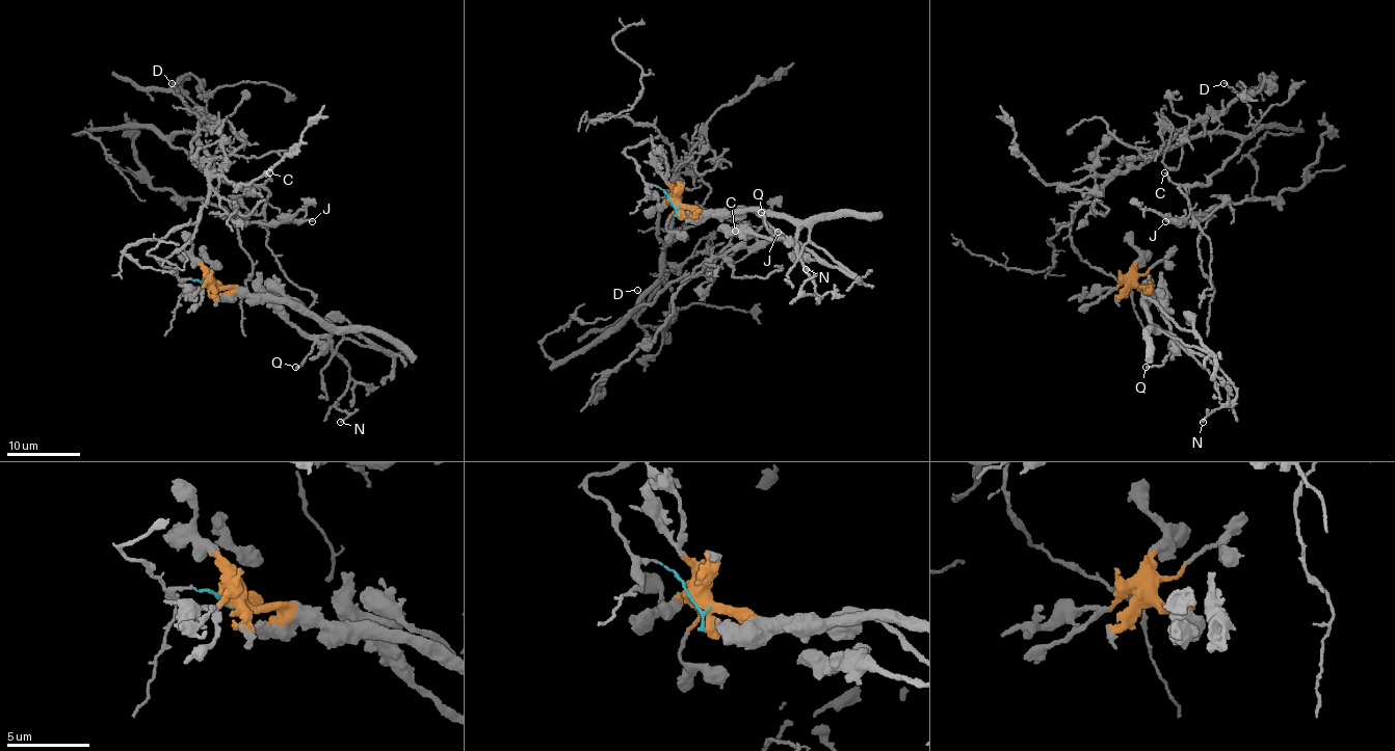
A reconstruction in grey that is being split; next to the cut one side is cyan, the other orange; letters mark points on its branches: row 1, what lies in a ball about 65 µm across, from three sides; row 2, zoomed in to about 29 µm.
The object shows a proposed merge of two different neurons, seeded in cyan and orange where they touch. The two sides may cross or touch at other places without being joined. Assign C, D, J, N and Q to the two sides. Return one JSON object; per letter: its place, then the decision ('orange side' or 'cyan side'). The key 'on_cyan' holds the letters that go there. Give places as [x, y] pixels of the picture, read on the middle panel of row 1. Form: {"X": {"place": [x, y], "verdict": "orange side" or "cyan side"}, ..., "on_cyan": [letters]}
{"C": {"place": [735, 231], "verdict": "cyan side"}, "D": {"place": [637, 290], "verdict": "cyan side"}, "J": {"place": [778, 232], "verdict": "cyan side"}, "N": {"place": [806, 269], "verdict": "orange side"}, "Q": {"place": [761, 212], "verdict": "orange side"}, "on_cyan": ["C", "D", "J"]}

